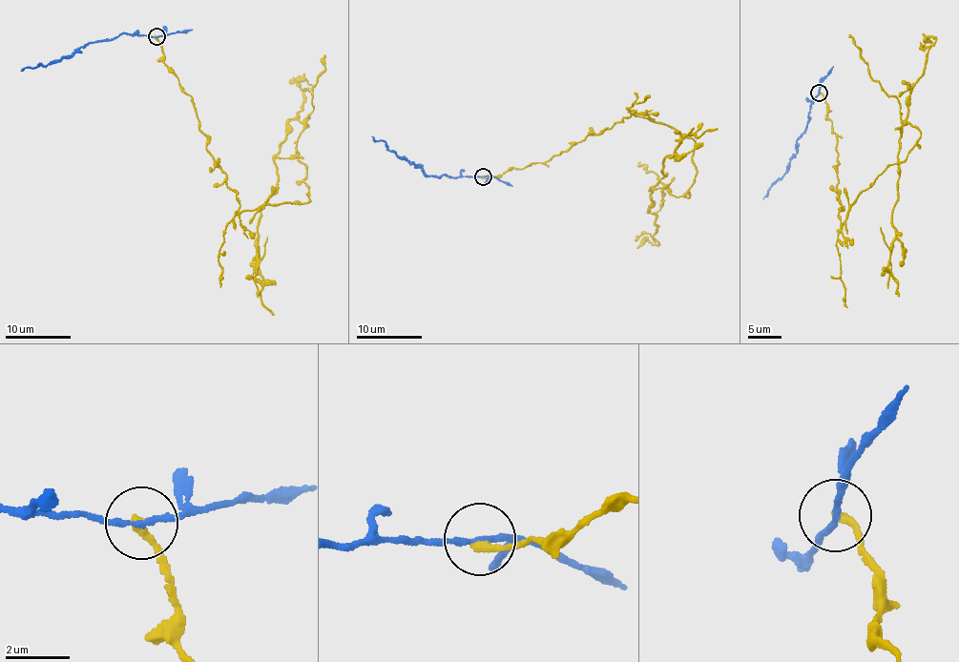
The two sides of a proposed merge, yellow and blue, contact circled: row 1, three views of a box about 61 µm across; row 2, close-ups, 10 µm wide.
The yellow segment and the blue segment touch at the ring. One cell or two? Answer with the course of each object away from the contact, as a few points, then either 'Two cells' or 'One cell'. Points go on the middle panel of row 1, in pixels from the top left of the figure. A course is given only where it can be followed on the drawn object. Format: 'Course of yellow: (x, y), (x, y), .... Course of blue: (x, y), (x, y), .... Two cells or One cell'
Course of yellow: (483, 176), (542, 163), (634, 115), (692, 139), (697, 175), (686, 198), (650, 187), (684, 136), (718, 129). Course of blue: (483, 176), (427, 175), (420, 168), (394, 154), (384, 141), (374, 140), (371, 136). Two cells

